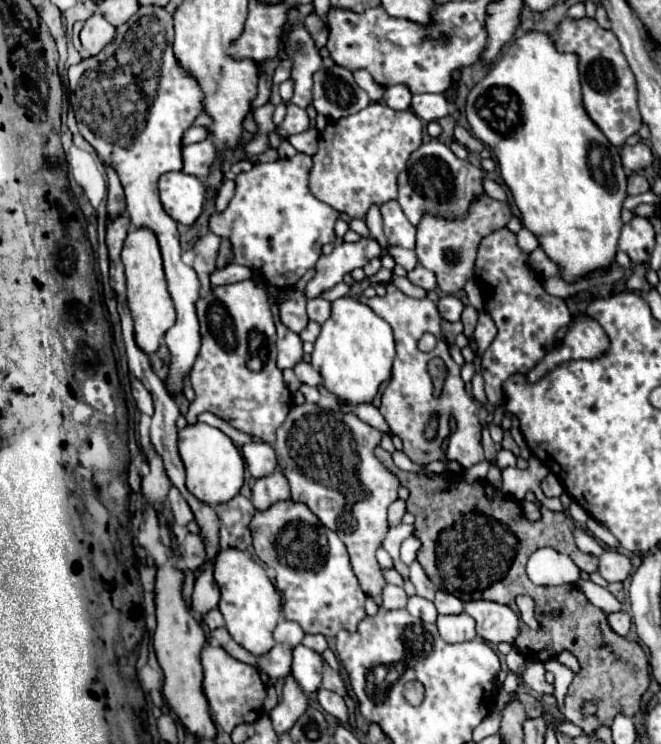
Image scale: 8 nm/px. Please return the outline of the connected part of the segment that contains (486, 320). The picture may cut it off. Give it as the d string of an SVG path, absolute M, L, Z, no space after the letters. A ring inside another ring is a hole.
M481 312L479 322L475 326L475 332L473 332L473 338L475 338L475 344L477 344L477 354L475 354L473 364L481 364L481 356L489 348L489 344L493 342L495 334L497 334L497 330L495 330L491 316L487 312Z

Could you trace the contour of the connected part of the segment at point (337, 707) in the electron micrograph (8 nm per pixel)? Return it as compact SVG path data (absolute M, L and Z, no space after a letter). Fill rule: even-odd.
M321 688L321 690L317 692L317 700L319 700L319 704L321 704L321 708L323 708L325 712L329 712L329 714L335 716L341 724L347 726L347 706L345 706L343 698L341 698L337 692L331 692L331 690Z

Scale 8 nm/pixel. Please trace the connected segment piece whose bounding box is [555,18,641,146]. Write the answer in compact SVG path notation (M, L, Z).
M565 18L559 26L559 36L555 38L555 44L559 52L573 52L579 56L585 110L613 146L623 146L623 142L631 134L639 132L641 114L637 108L635 78L621 52L617 36L613 36L611 30L603 30L595 20Z

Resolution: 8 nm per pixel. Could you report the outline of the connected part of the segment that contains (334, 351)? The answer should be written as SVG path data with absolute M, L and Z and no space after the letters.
M343 296L331 304L331 318L321 326L321 334L315 340L311 364L323 376L323 386L337 398L349 404L369 404L381 382L391 376L393 356L395 342L391 326L367 304L359 302L357 298Z

